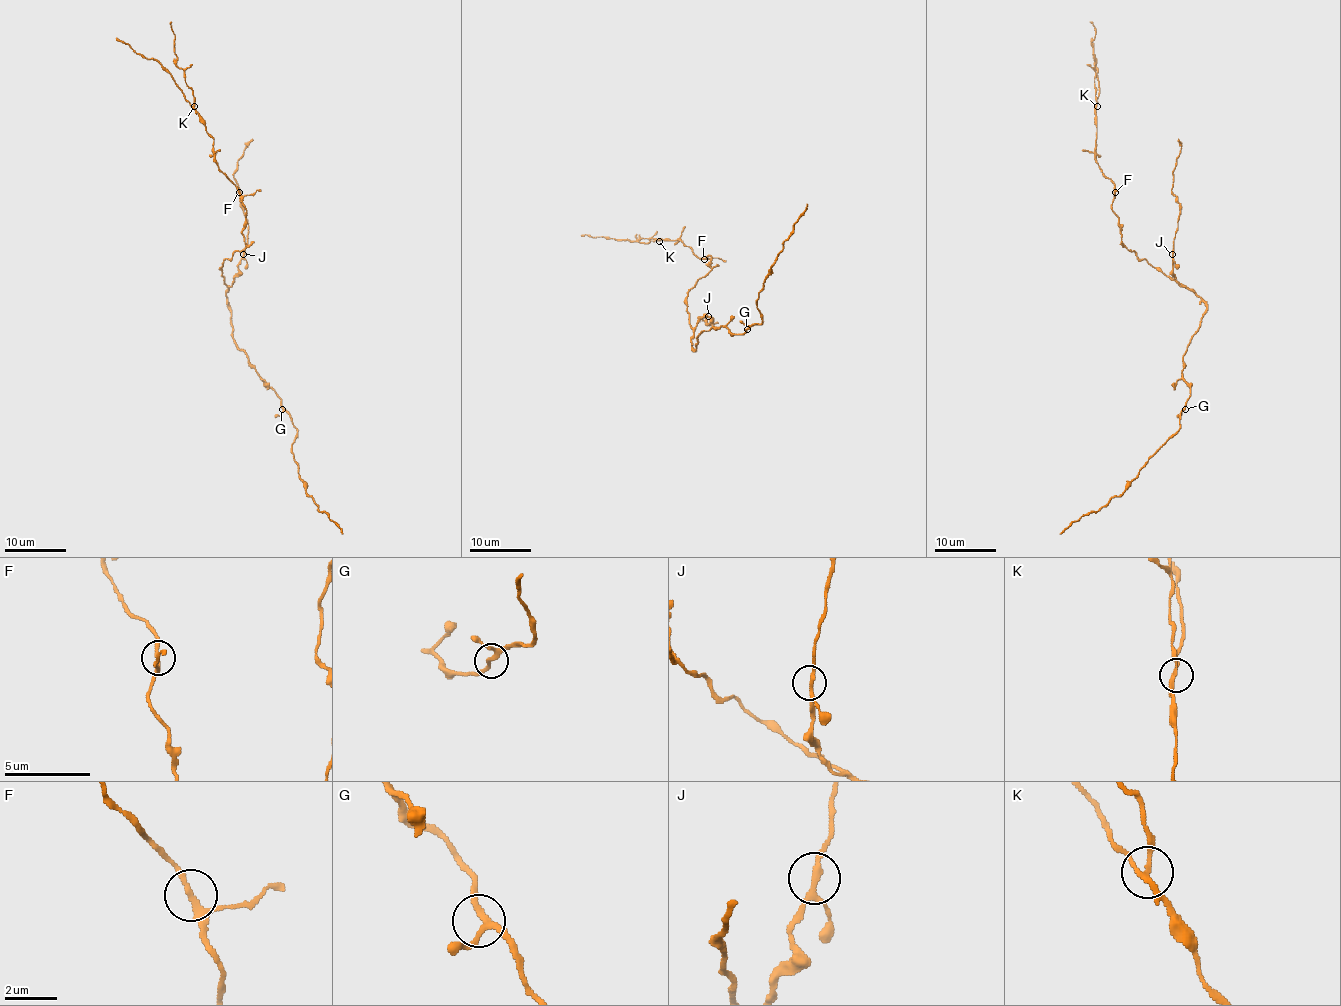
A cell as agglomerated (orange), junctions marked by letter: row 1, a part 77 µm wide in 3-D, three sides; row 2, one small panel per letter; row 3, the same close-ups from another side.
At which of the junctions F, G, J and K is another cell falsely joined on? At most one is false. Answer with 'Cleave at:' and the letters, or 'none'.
Cleave at: K

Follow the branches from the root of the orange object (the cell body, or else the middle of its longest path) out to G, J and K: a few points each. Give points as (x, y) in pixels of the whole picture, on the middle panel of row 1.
G: (693, 329), (691, 346), (694, 349), (697, 337), (711, 326), (725, 326), (733, 334), (742, 334), (747, 329)
J: (693, 329), (702, 317), (708, 316)
K: (693, 329), (687, 309), (687, 293), (710, 269), (707, 265), (711, 257), (699, 259), (681, 240), (659, 240)

